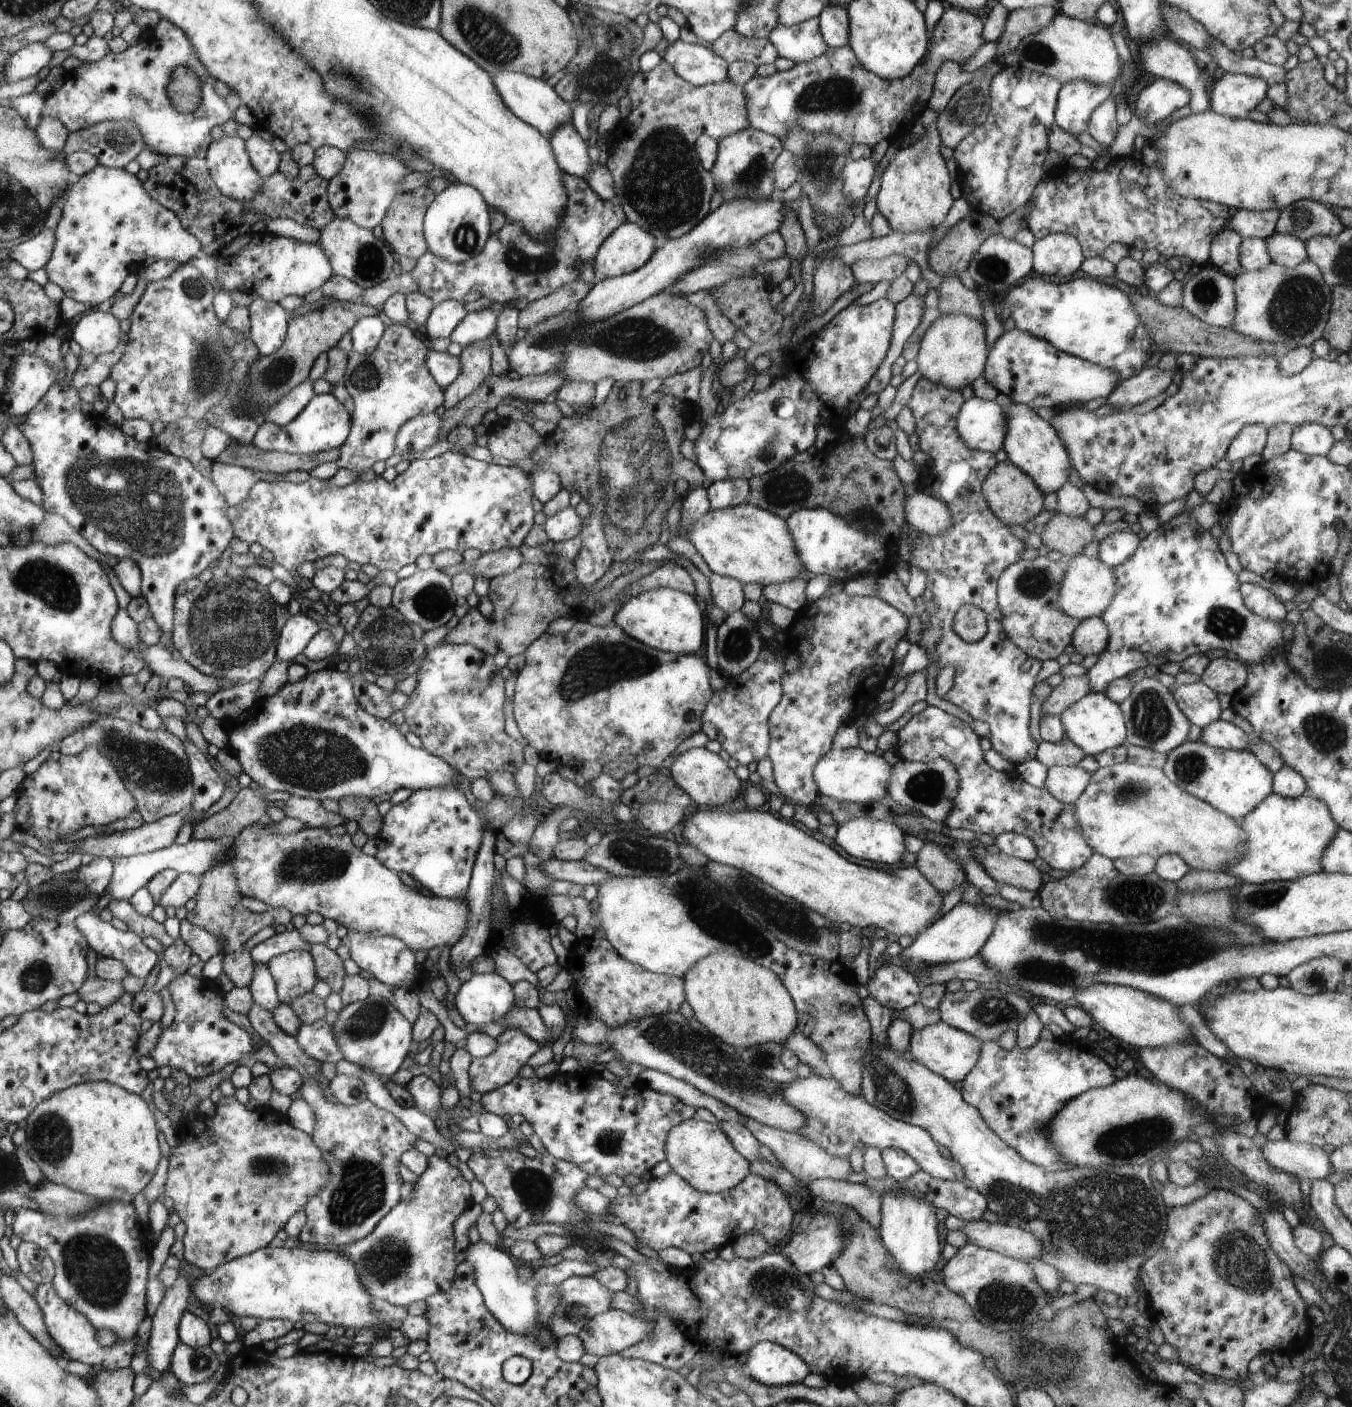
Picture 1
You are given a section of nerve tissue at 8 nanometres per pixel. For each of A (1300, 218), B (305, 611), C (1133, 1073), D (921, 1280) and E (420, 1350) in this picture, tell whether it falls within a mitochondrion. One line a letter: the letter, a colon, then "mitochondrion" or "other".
A: mitochondrion
B: other
C: other
D: other
E: other

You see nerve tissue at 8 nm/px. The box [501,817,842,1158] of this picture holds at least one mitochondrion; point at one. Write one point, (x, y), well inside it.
(689, 1045)

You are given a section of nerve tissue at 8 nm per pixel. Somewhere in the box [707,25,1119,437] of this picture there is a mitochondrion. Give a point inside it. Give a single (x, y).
(844, 94)

